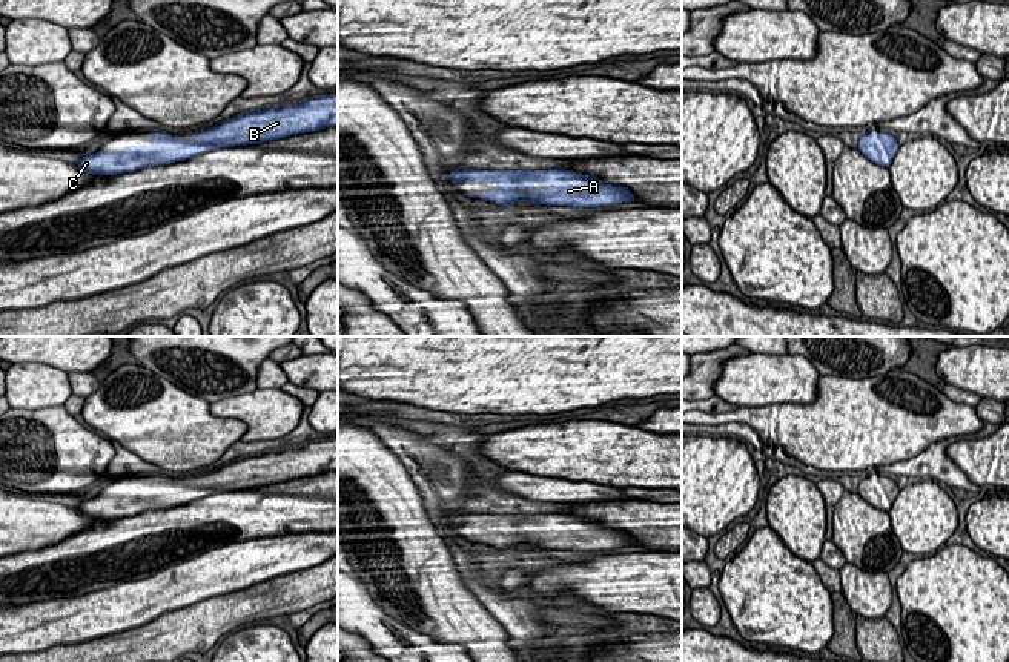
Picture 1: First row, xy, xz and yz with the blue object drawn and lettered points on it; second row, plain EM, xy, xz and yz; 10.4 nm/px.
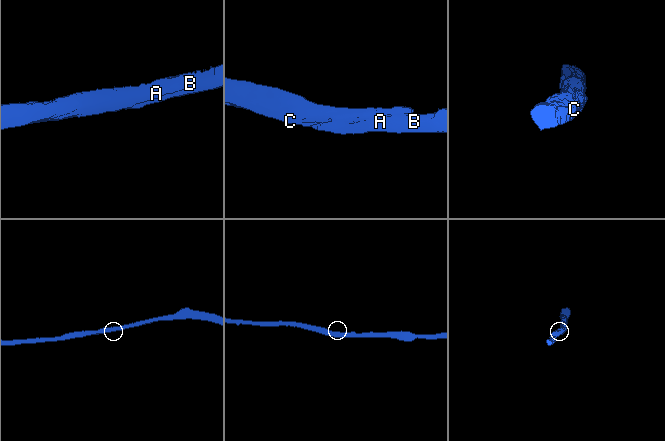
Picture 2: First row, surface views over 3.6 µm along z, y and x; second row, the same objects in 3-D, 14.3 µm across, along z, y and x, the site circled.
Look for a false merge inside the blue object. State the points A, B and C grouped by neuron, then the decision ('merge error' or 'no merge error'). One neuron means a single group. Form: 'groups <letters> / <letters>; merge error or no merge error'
groups A B C; no merge error

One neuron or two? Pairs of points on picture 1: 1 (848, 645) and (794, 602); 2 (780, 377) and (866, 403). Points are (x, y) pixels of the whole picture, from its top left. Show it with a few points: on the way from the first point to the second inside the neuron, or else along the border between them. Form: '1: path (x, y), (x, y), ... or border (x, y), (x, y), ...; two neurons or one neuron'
1: border (831, 599), (833, 638), (827, 645); two neurons
2: border (820, 375), (817, 397), (813, 401), (784, 404); two neurons

